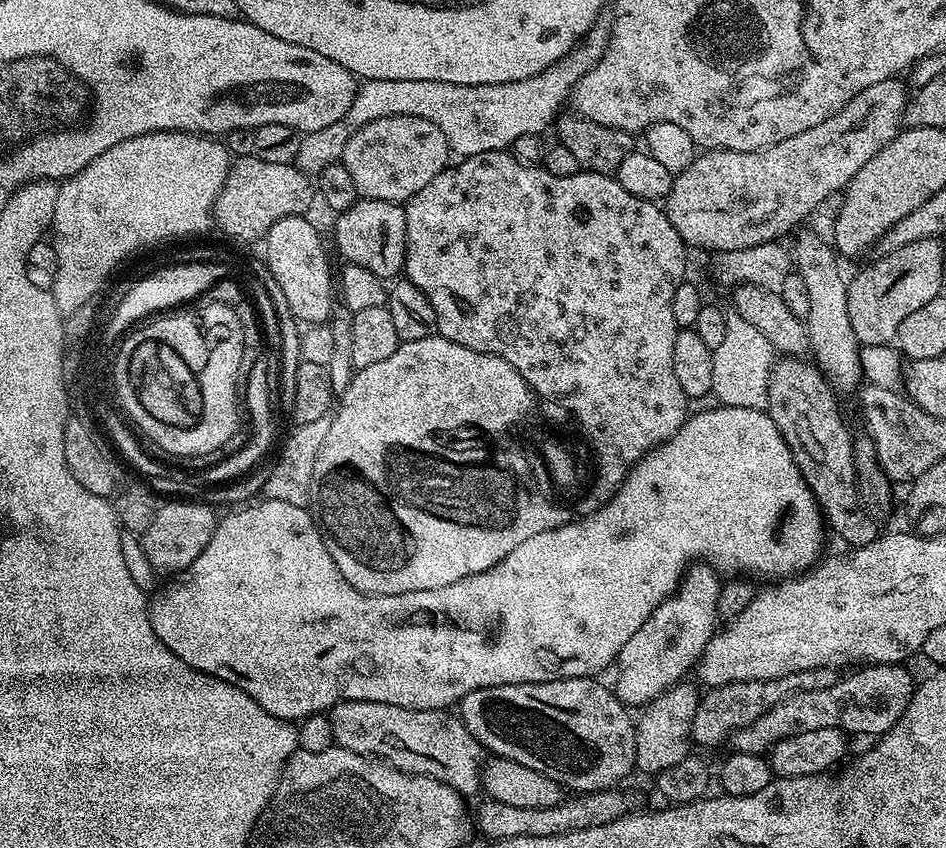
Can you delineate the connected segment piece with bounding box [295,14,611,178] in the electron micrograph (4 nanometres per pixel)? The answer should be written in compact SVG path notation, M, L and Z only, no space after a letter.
M602 14L594 28L558 62L540 71L531 78L501 84L451 84L437 80L364 80L356 89L350 110L338 122L322 126L322 130L301 135L296 167L307 172L309 177L319 177L331 164L344 155L346 142L354 138L362 126L378 122L378 118L413 116L434 122L446 134L446 142L457 157L467 158L511 149L515 140L536 134L553 125L560 106L565 104L572 88L593 69L605 53L611 36L611 21Z

